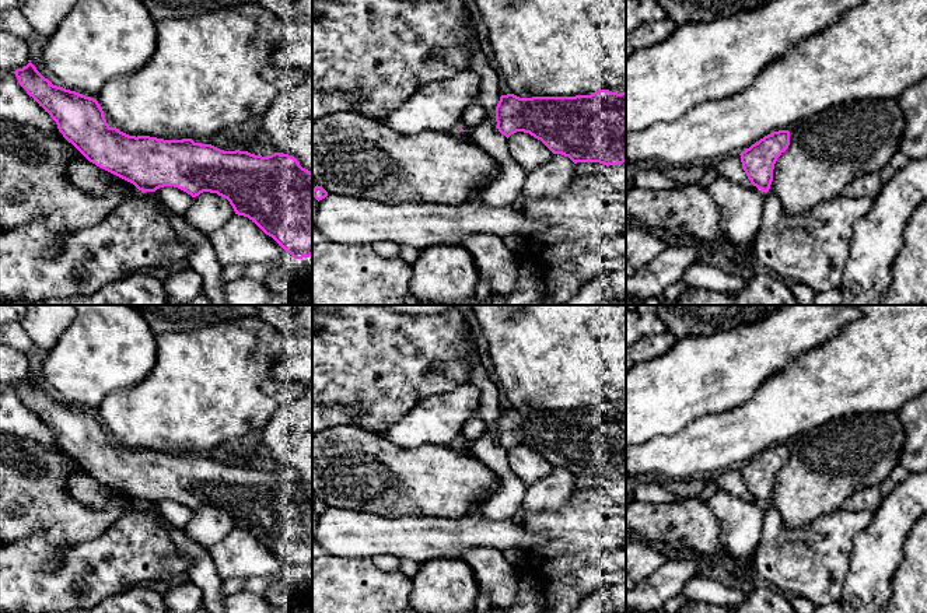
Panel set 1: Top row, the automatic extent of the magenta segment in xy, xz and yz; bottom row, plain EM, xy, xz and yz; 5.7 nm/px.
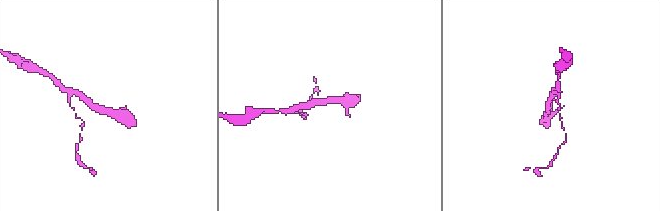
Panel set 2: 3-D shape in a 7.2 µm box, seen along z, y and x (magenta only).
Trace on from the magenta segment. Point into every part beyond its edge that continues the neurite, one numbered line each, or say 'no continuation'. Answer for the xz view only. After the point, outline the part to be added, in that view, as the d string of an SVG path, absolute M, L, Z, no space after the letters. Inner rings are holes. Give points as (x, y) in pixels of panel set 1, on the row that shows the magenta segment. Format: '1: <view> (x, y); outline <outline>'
no continuation

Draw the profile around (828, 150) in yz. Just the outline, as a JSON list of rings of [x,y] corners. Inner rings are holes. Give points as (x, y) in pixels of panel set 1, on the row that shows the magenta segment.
[[[898,99],[849,101],[802,119],[788,130],[790,146],[774,164],[769,190],[780,199],[786,218],[802,216],[839,197],[851,181],[879,174],[899,150],[903,130],[905,116]]]

